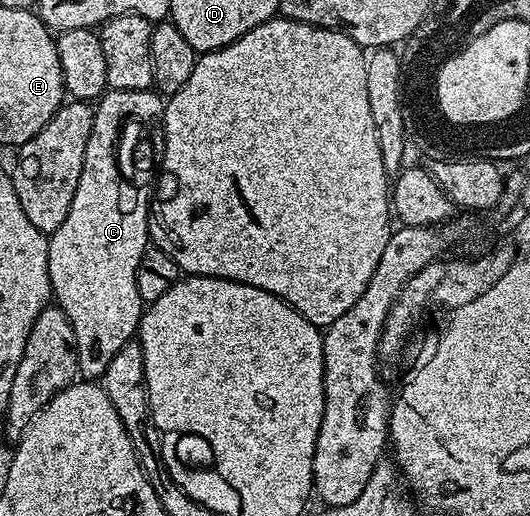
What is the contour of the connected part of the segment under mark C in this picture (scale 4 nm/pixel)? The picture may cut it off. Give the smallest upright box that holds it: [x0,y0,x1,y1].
[48,89,165,381]

